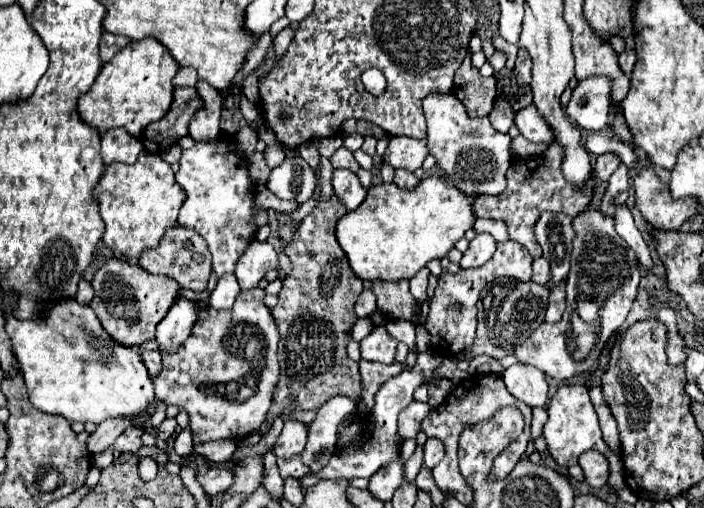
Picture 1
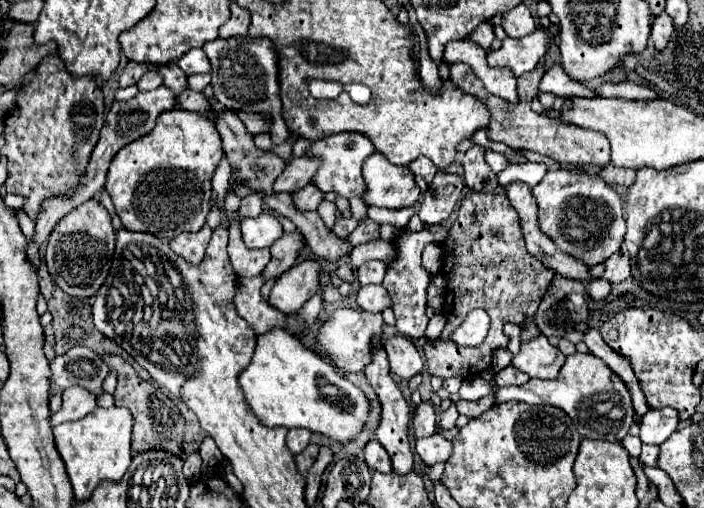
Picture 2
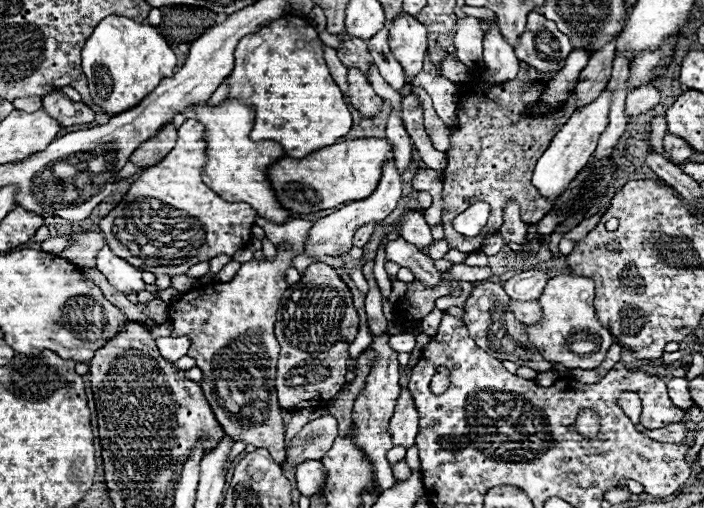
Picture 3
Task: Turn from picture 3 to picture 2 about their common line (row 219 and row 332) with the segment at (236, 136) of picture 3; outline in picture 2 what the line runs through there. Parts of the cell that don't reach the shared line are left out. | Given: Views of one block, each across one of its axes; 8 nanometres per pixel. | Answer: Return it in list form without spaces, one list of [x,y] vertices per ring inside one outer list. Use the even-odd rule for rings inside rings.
[[[272,328],[258,336],[254,356],[240,372],[238,384],[252,412],[266,426],[308,428],[338,442],[346,442],[362,430],[368,418],[370,404],[364,392],[284,328]]]

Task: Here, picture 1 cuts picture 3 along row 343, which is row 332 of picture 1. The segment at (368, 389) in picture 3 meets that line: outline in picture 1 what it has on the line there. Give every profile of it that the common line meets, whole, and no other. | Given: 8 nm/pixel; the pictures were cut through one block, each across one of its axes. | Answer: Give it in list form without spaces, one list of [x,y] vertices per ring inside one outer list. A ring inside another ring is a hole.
[[[376,326],[370,336],[360,342],[362,358],[382,364],[392,364],[396,356],[396,340],[386,332],[384,326]]]

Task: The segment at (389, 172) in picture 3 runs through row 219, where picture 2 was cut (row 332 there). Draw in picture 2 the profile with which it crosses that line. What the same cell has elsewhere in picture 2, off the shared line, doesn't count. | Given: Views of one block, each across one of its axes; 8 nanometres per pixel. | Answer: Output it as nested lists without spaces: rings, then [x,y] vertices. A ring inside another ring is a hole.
[[[342,308],[342,310],[334,310],[326,320],[326,324],[318,334],[318,344],[324,352],[330,354],[330,358],[338,368],[346,372],[360,372],[366,368],[366,364],[372,362],[372,340],[376,338],[382,342],[382,336],[384,336],[382,328],[384,328],[382,314]]]

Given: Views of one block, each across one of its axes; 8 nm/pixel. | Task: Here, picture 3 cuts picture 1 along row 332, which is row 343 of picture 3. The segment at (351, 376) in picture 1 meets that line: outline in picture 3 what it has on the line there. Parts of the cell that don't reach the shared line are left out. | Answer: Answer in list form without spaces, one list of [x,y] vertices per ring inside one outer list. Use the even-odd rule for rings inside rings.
[[[314,262],[306,268],[300,282],[288,286],[280,298],[276,312],[276,338],[280,342],[280,358],[276,370],[276,392],[284,410],[302,410],[326,406],[346,384],[344,374],[348,372],[348,346],[358,334],[358,312],[352,304],[352,292],[340,278],[340,274],[322,262]]]

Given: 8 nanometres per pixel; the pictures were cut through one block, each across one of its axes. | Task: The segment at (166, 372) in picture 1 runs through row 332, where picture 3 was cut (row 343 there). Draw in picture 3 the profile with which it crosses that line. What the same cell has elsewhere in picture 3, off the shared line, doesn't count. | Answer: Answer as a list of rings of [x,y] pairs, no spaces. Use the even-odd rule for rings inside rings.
[[[278,248],[276,260],[272,262],[244,262],[230,282],[204,286],[202,294],[192,300],[190,292],[182,294],[168,310],[174,326],[172,336],[188,336],[192,342],[188,356],[192,356],[196,366],[204,372],[198,384],[224,432],[236,442],[266,448],[276,462],[284,460],[284,424],[274,388],[278,362],[274,324],[278,300],[288,288],[284,274],[286,268],[292,266],[292,258],[294,254],[290,250]],[[224,410],[232,418],[224,418]]]

